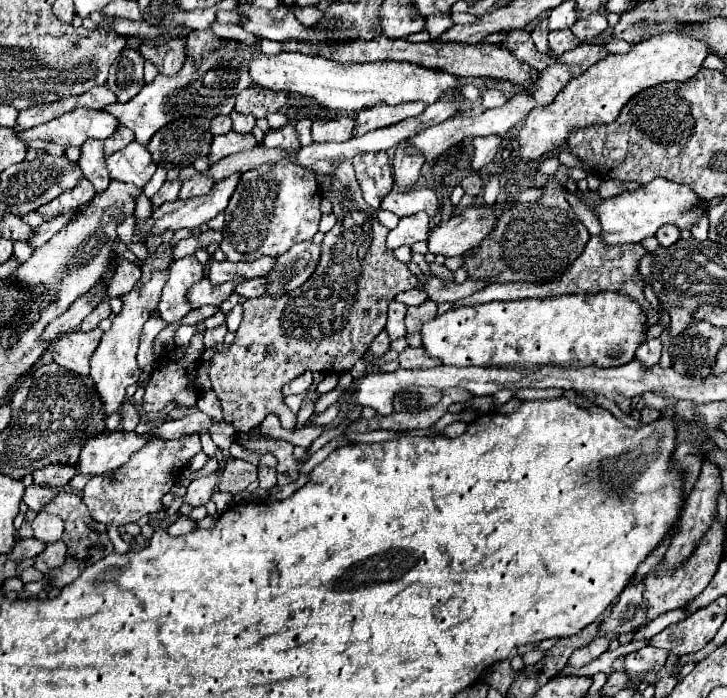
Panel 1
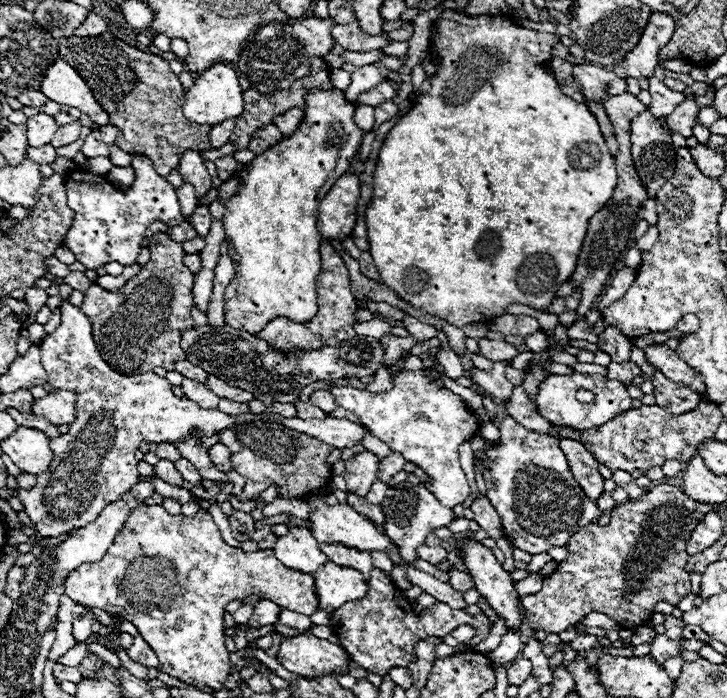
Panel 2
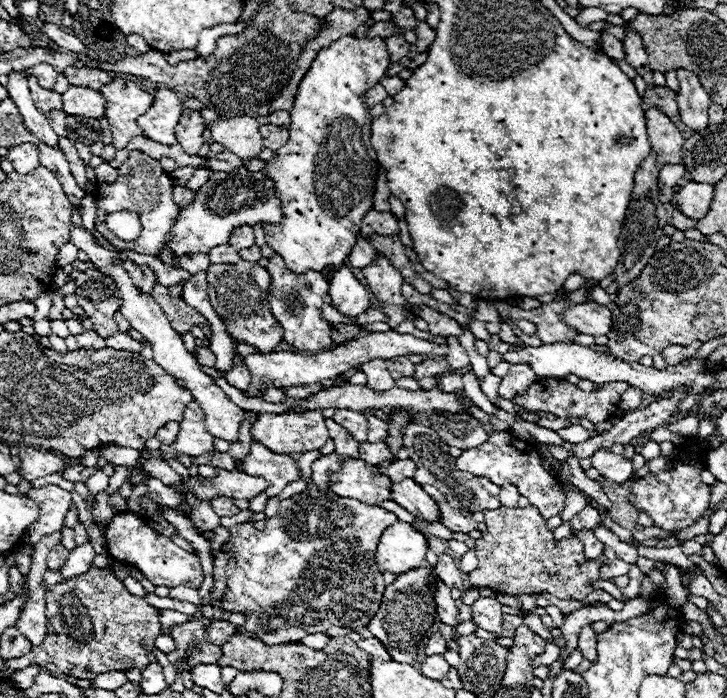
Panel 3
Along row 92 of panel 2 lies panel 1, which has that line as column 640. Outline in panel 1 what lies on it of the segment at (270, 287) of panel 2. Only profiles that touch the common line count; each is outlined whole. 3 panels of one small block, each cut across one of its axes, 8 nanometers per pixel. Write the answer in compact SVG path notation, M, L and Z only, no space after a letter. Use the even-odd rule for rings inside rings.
M600 292L600 294L566 294L566 296L554 296L554 298L528 298L528 300L512 300L512 302L486 302L486 304L478 304L478 306L460 306L454 310L448 310L442 316L436 316L434 320L426 322L422 328L422 340L424 340L424 350L434 356L440 358L444 364L448 366L514 366L514 368L522 368L522 370L536 370L538 366L562 366L562 368L570 368L570 366L622 366L626 362L634 360L634 352L638 348L638 344L642 344L646 340L646 316L640 308L638 302L634 302L632 298L624 296L624 294L616 294L616 292Z

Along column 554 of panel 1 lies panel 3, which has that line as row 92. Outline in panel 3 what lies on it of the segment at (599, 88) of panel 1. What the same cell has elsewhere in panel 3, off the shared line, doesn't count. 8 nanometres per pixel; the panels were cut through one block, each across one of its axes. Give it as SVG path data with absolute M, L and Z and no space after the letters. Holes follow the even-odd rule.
M116 78L98 90L106 98L106 112L114 146L124 148L132 138L142 136L136 120L152 106L152 94L140 90L132 80Z

